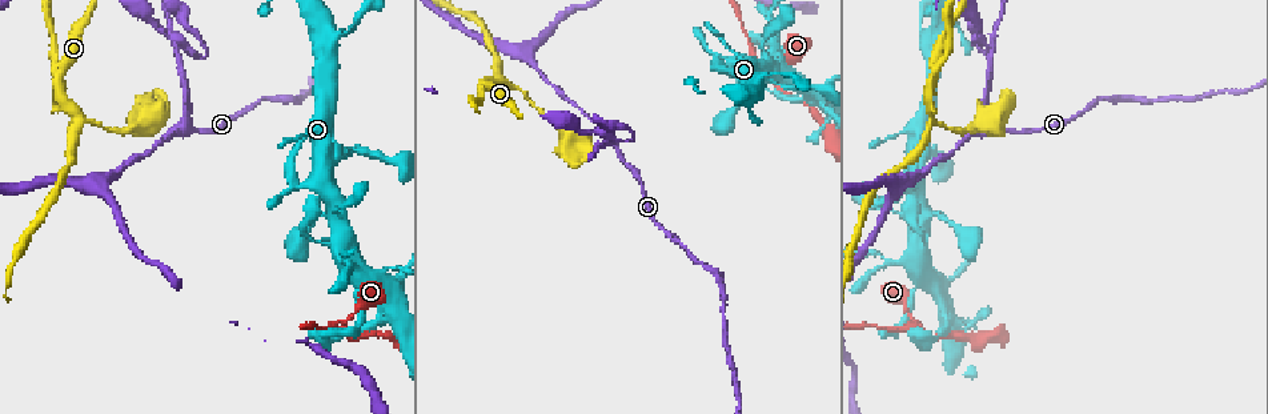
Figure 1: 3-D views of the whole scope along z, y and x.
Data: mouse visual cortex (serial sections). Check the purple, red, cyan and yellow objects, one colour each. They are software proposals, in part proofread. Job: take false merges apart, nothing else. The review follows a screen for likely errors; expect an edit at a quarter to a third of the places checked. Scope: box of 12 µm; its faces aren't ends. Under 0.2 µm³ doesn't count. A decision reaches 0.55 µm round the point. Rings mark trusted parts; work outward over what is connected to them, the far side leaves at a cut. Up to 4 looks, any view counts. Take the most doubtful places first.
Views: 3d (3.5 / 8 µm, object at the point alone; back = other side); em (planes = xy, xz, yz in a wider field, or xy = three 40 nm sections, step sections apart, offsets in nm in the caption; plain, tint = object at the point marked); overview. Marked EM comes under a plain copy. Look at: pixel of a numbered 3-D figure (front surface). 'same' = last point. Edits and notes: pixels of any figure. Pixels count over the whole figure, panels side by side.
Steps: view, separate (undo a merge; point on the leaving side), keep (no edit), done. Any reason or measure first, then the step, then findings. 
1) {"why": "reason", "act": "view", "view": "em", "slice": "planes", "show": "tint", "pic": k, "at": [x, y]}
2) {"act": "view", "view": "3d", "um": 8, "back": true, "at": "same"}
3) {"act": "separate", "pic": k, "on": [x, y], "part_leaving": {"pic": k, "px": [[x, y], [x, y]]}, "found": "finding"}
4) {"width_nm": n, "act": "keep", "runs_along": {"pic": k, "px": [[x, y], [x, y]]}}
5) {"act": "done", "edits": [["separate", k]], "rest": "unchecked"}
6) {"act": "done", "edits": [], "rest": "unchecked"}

{"why": "side arm on a straight run", "act": "view", "view": "3d", "um": 3.5, "pic": 1, "at": [344, 322]}

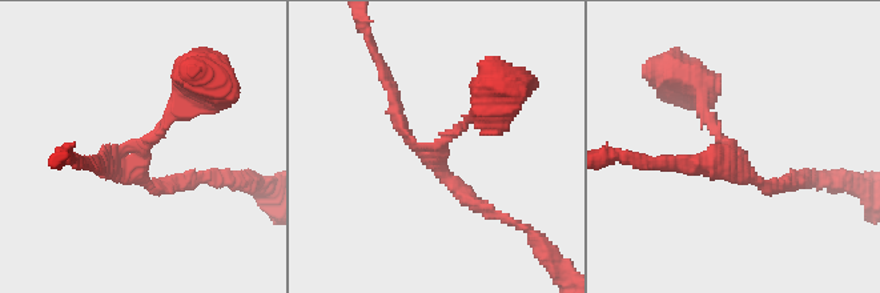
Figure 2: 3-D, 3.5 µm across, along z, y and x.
{"arms": 3, "arm_widths_nm": [150, 150, 200], "act": "view", "view": "em", "slice": "xy", "step": 1, "show": "tint", "pic": 2, "at": [139, 158]}

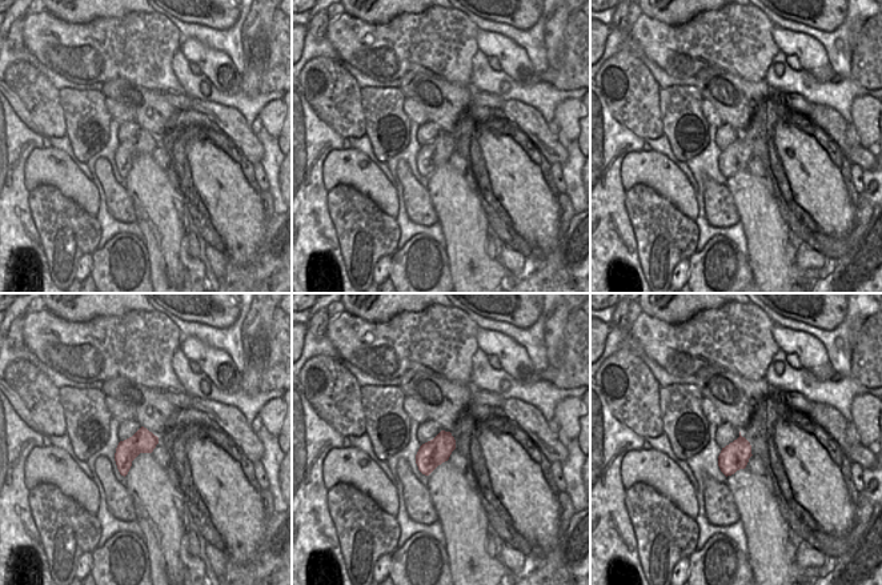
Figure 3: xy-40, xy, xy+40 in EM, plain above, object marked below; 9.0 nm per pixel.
{"act": "keep", "runs_along": {"pic": 2, "px": [[706, 99], [712, 128], [754, 177], [794, 185]]}, "found": "all the same cell"}

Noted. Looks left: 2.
{"why": "three-way junction", "act": "view", "view": "3d", "um": 3.5, "back": true, "pic": 1, "at": [613, 146]}

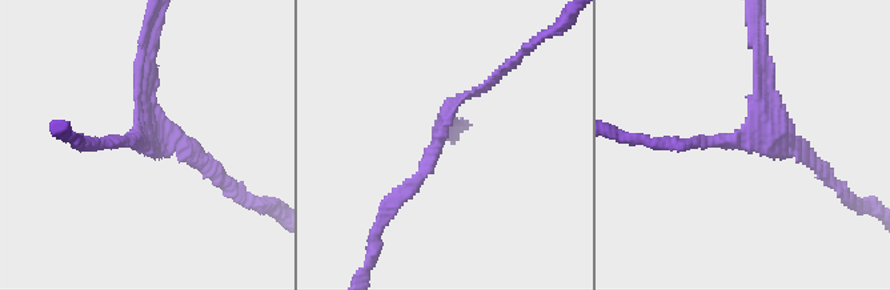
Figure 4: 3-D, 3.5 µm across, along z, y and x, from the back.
{"act": "view", "view": "em", "slice": "planes", "show": "tint", "pic": 4, "at": [753, 140]}

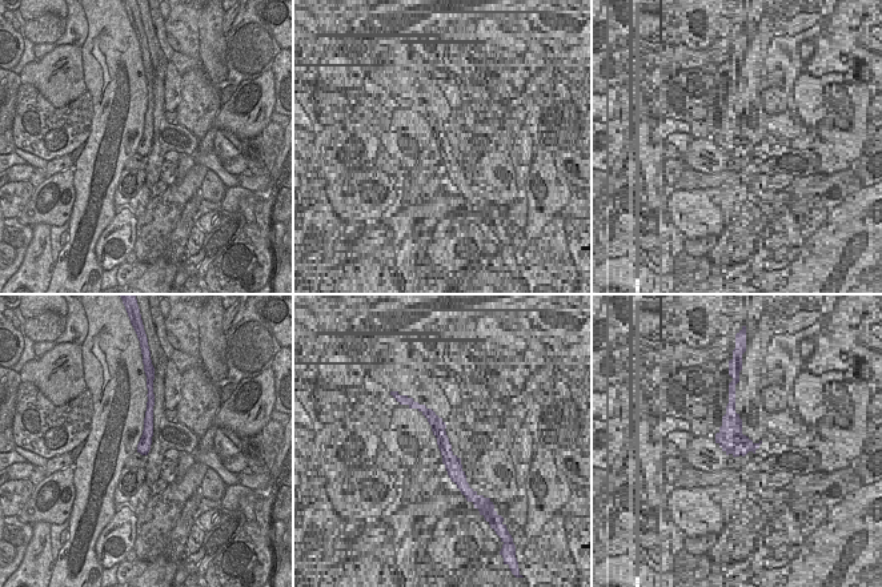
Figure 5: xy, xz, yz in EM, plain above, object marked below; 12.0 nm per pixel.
{"act": "keep", "runs_along": {"pic": 5, "px": [[151, 402], [144, 451]]}, "found": "continuous, no second cell"}

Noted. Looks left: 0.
{"act": "done", "edits": [], "rest": "unchecked"}

